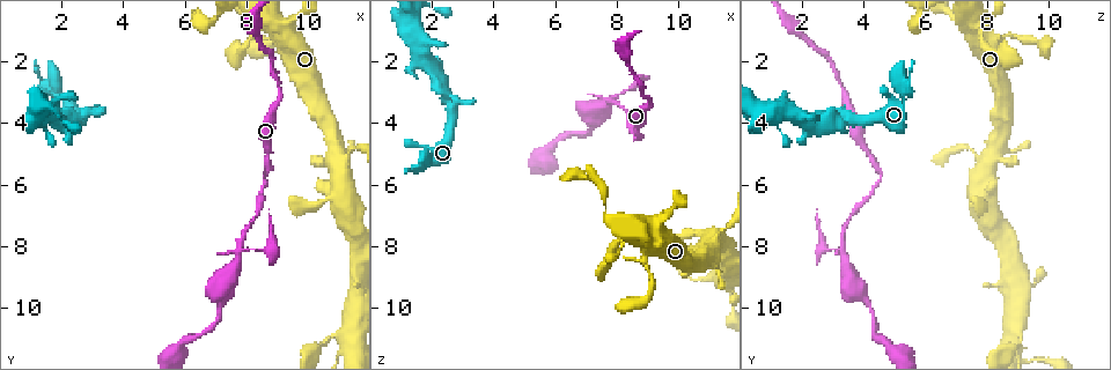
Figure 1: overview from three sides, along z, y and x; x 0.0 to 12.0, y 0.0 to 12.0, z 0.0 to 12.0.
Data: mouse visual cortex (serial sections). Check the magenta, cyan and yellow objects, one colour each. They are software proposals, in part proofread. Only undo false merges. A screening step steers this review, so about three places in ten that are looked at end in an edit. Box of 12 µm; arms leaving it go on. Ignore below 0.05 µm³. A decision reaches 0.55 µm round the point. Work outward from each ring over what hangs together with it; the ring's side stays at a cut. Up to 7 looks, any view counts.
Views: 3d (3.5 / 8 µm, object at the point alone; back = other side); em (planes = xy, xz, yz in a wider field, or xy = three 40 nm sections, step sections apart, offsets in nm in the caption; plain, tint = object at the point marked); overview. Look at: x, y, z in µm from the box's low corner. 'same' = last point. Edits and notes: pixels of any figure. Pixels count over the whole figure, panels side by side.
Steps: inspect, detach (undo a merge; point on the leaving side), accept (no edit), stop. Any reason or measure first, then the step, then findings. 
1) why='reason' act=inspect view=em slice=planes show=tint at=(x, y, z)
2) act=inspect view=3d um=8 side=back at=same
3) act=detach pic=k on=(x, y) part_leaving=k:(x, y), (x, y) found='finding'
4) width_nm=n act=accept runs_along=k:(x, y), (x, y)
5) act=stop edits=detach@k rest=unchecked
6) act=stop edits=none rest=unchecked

why='two arms in line, one across' act=inspect view=3d um=3.5 at=(7.8, 8.1, 3.4)

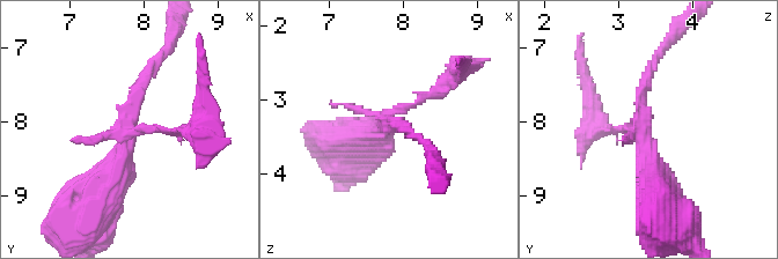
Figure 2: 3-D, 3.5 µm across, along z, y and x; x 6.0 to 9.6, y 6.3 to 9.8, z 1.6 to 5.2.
act=accept runs_along=2:(158, 60), (101, 195) found='one cell here'

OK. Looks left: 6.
act=inspect view=3d um=3.5 at=(1.8, 2.8, 5.2)

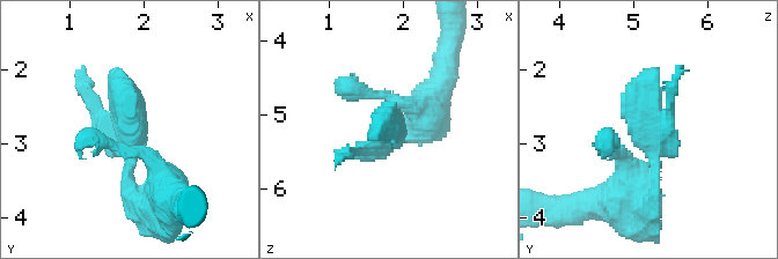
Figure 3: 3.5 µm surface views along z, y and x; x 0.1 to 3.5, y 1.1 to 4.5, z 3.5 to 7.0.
act=inspect view=em slice=xy step=1 show=tint at=(1.80, 2.90, 5.30)

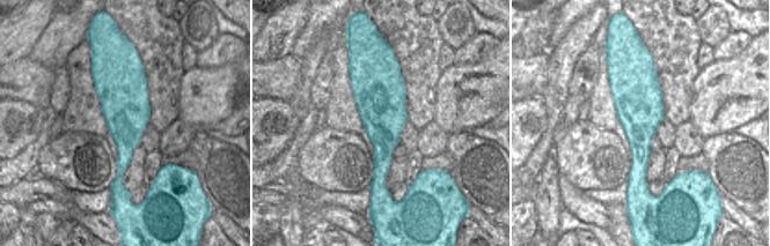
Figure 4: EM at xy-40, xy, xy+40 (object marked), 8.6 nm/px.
act=detach pic=3 on=(85, 89) part_leaving=3:(133, 140), (130, 105), (115, 69) found='two cells meet here'

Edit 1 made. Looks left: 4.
why='narrows sharply' act=inspect view=3d um=3.5 at=(8.1, 1.3, 7.8)

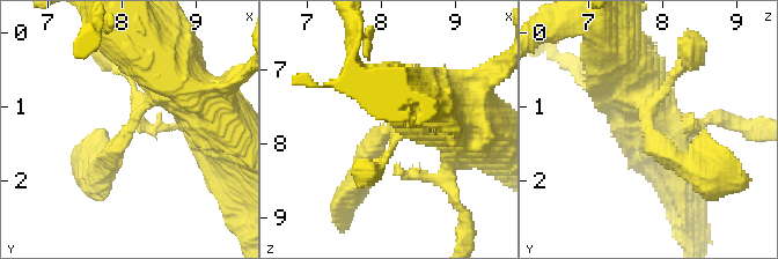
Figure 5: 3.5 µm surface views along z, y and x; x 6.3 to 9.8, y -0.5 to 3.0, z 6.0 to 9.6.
arms=3 arm_widths_nm=100,300,700 why='shape alone is not enough' act=inspect view=em slice=xy step=3 show=tint at=(8.10, 1.25, 7.85)

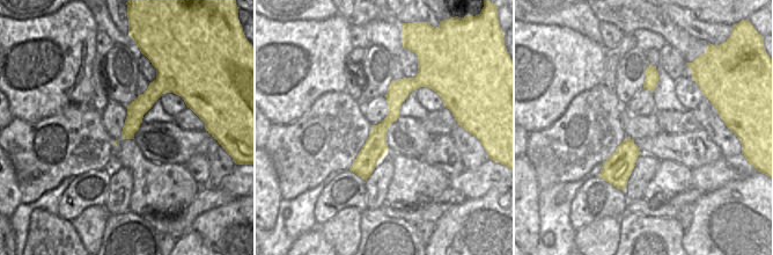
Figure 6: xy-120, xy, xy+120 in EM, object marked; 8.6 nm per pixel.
act=accept runs_along=6:(420, 79), (353, 168) found='continuous, no second cell'

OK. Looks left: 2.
act=stop edits=detach@3 rest=unchecked

